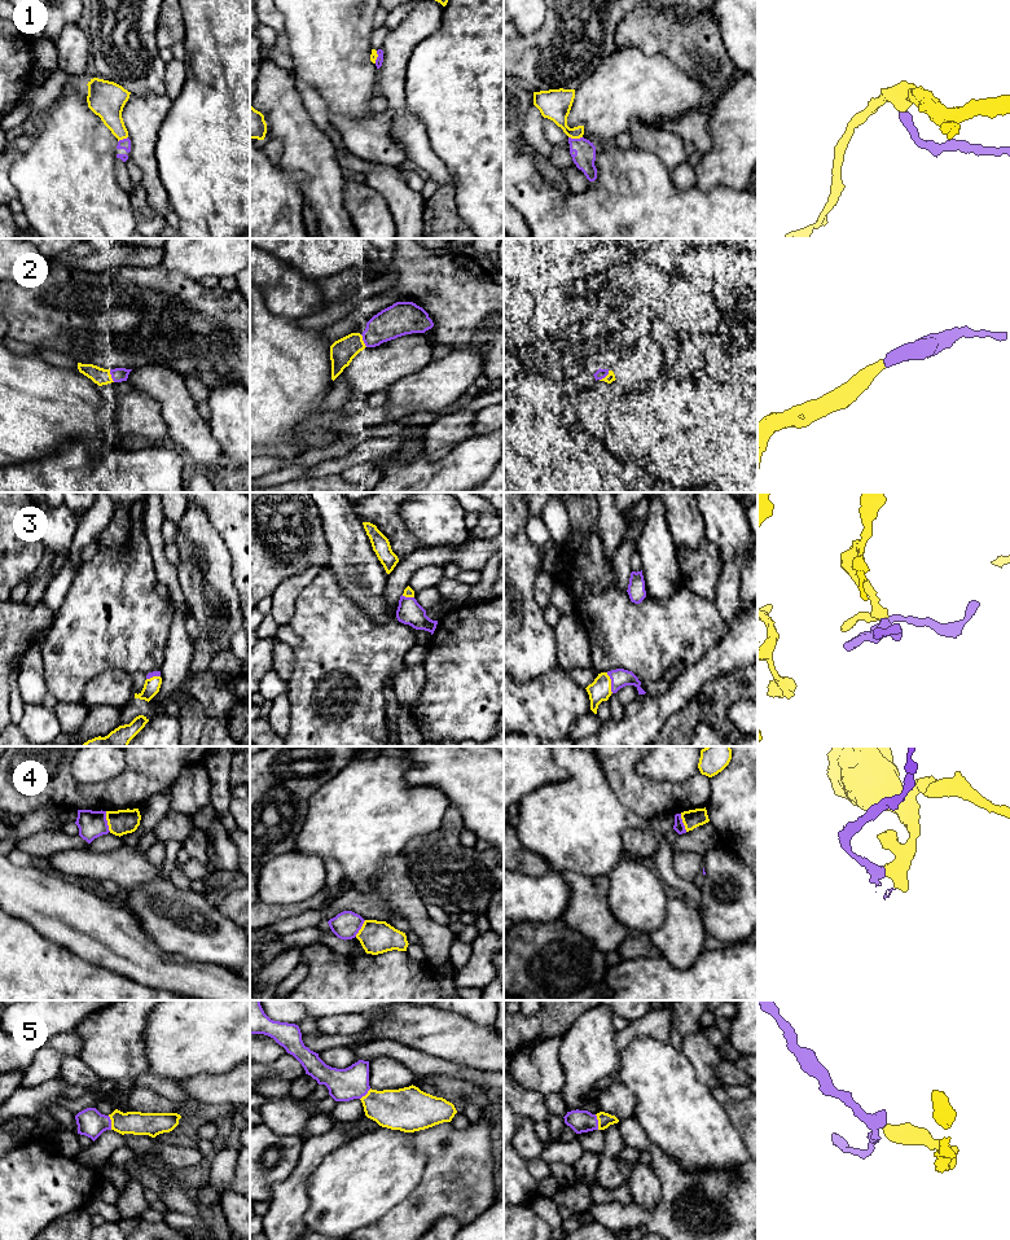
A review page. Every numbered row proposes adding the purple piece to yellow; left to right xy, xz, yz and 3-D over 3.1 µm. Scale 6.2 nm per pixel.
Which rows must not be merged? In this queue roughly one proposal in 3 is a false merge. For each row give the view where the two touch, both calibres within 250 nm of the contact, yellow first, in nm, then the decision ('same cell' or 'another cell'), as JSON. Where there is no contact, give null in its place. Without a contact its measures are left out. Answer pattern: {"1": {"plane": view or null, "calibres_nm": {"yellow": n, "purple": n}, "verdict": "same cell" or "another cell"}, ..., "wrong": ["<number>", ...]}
{"1": {"plane": "yz", "calibres_nm": {"yellow": 190, "purple": 140}, "verdict": "another cell"}, "2": {"plane": "xy", "calibres_nm": {"yellow": 110, "purple": 90}, "verdict": "same cell"}, "3": {"plane": "yz", "calibres_nm": {"yellow": 140, "purple": 120}, "verdict": "same cell"}, "4": {"plane": "xy", "calibres_nm": {"yellow": 160, "purple": 170}, "verdict": "another cell"}, "5": {"plane": "yz", "calibres_nm": {"yellow": 90, "purple": 140}, "verdict": "same cell"}, "wrong": ["1", "4"]}

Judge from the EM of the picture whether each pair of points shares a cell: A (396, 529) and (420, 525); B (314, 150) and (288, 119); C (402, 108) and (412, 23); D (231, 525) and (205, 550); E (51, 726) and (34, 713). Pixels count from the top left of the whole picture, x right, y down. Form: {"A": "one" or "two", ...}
{"A": "two", "B": "one", "C": "one", "D": "two", "E": "one"}

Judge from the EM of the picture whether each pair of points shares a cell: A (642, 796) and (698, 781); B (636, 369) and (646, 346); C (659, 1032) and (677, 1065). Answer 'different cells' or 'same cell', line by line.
A: same cell
B: same cell
C: different cells

